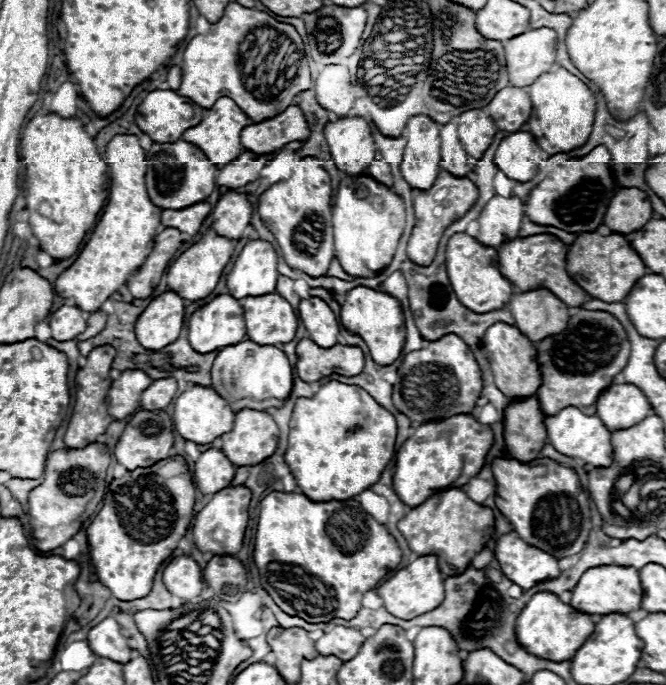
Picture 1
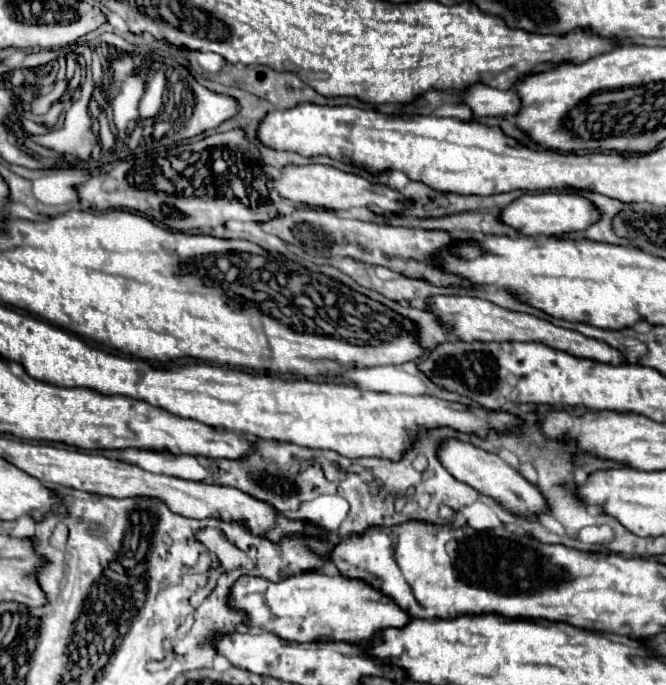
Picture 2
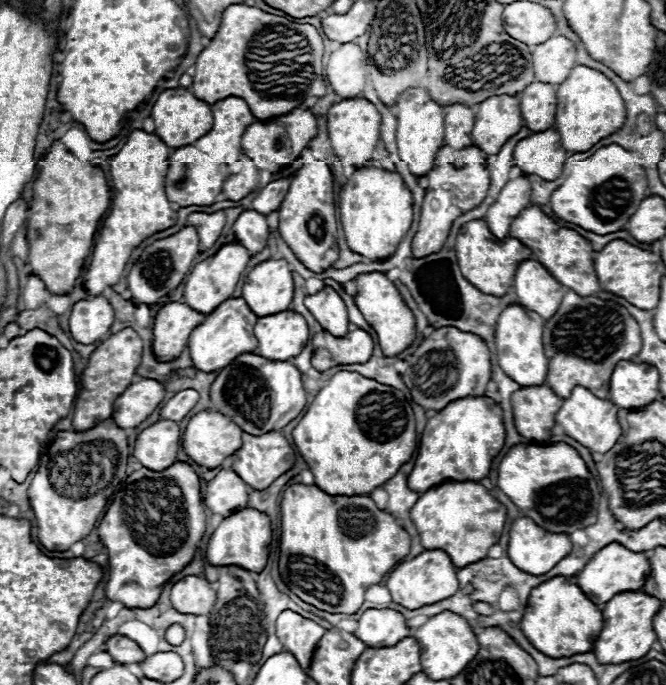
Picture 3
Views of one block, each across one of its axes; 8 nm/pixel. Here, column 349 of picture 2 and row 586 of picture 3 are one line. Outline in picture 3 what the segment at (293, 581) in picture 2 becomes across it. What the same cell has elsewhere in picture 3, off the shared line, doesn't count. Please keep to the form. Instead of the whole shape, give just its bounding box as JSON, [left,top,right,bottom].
[576,542,650,604]

